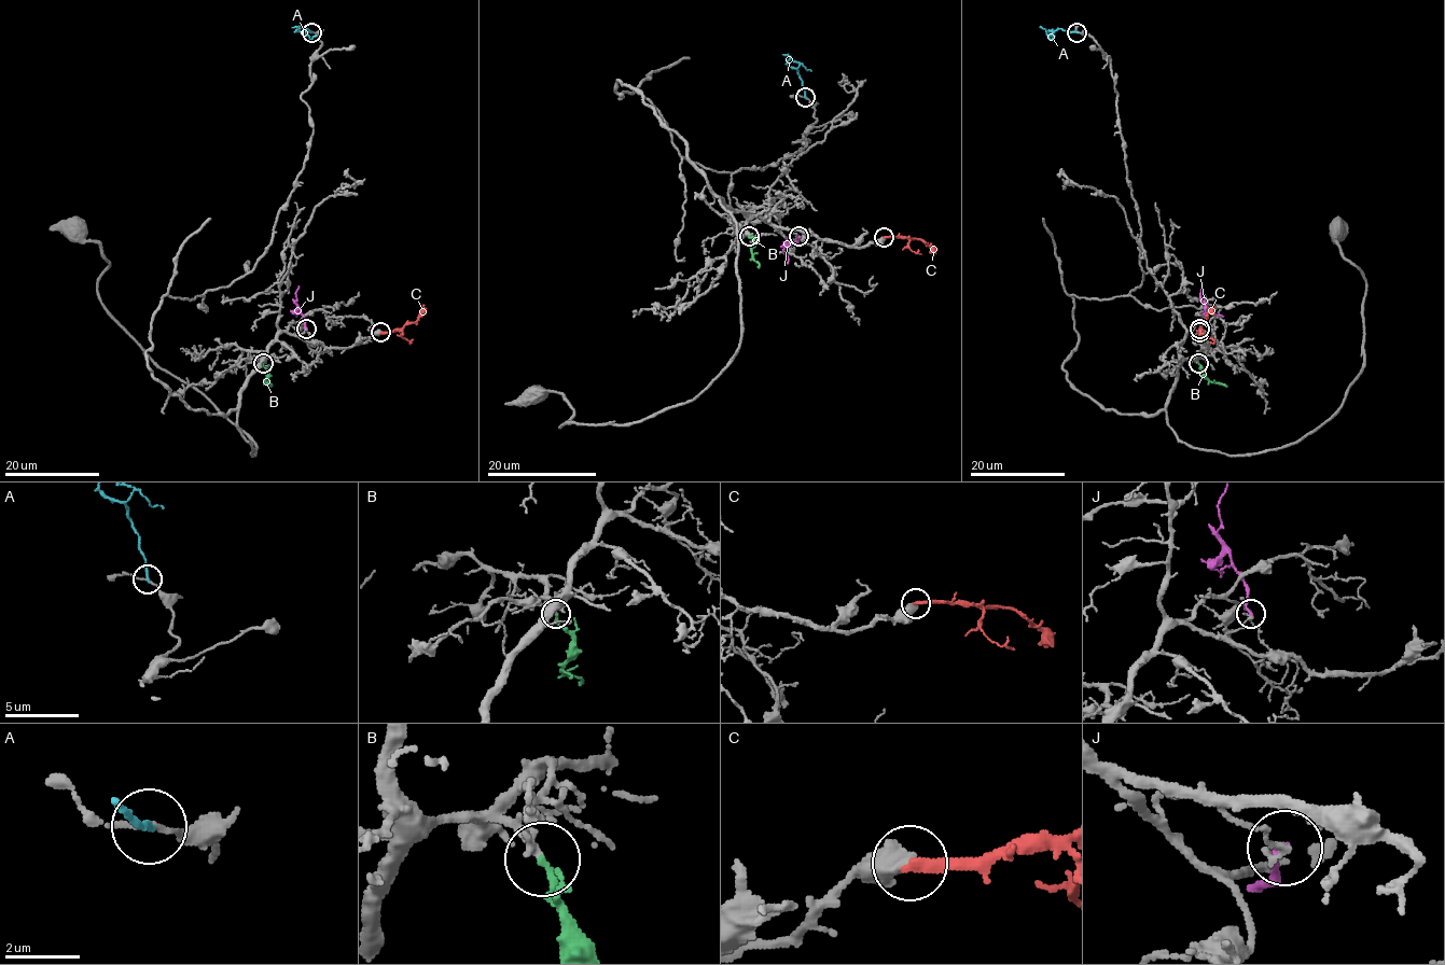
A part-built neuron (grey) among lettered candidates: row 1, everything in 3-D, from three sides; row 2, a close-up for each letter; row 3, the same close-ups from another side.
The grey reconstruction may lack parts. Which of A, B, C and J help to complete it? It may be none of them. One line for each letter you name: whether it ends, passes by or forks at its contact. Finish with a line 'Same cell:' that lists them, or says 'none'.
B: it ends
C: it ends
Same cell: B, C

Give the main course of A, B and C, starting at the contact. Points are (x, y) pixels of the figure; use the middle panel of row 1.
A: (805, 96), (799, 72), (788, 64), (788, 55), (782, 54)
B: (749, 235), (754, 239), (752, 249), (758, 268)
C: (885, 237), (921, 239), (933, 252)

